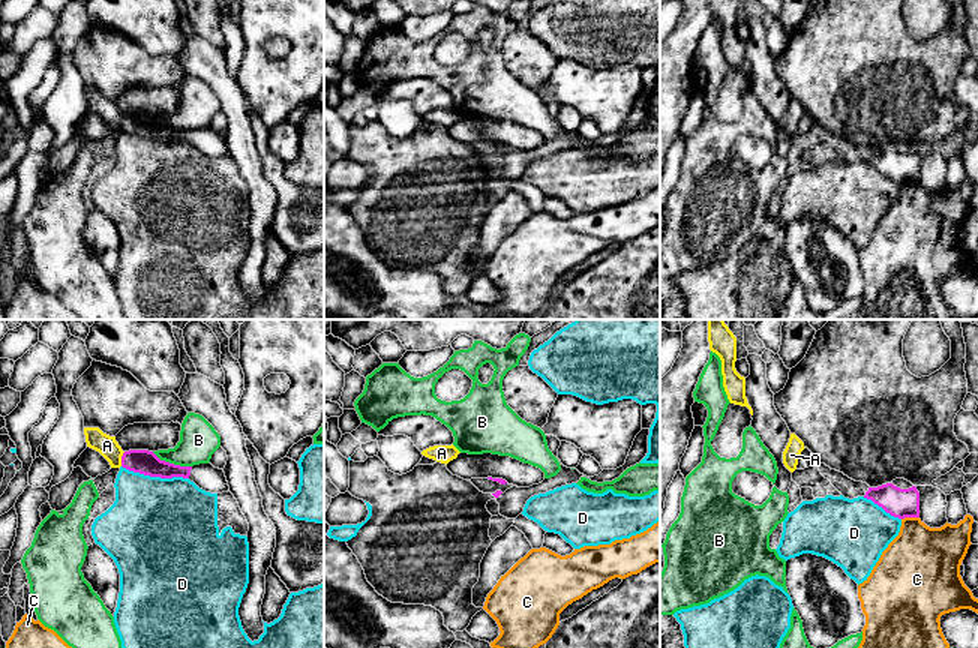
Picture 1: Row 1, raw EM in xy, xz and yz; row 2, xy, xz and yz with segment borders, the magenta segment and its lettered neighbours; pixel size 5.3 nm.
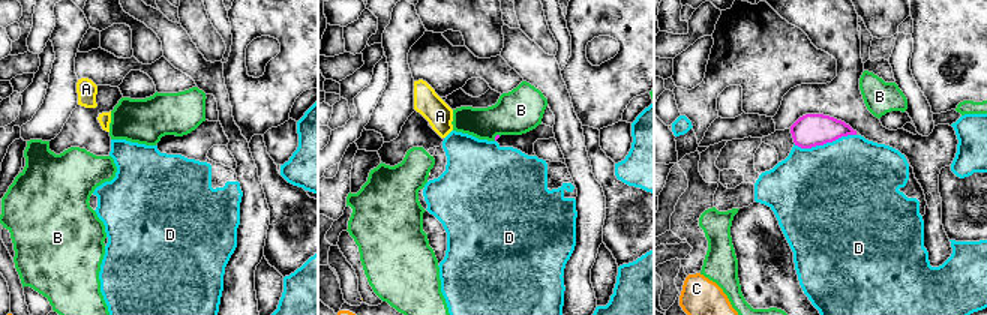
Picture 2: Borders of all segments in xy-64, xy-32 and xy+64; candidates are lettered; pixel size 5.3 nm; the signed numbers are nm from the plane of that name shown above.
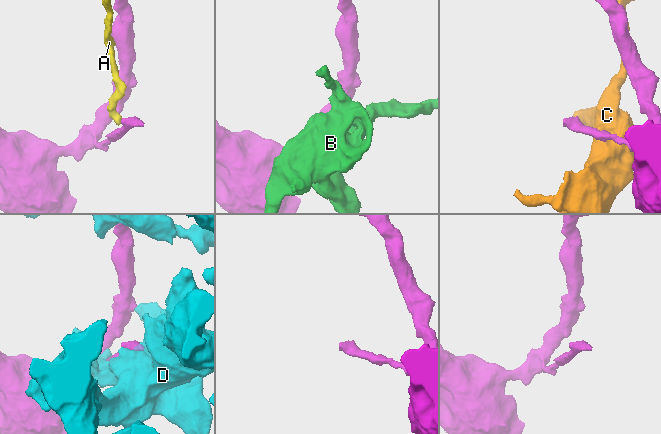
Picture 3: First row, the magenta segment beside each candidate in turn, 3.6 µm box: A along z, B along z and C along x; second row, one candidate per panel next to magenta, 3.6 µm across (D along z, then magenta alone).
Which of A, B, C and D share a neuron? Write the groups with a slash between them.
A / B / C / D

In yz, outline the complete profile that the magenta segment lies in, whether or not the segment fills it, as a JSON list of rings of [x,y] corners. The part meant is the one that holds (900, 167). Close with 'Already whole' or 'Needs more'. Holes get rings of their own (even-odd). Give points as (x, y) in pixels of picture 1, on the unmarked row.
[[[892,147],[868,152],[864,162],[872,164],[894,182],[920,182],[920,156],[915,150],[900,153]]]. Already whole

